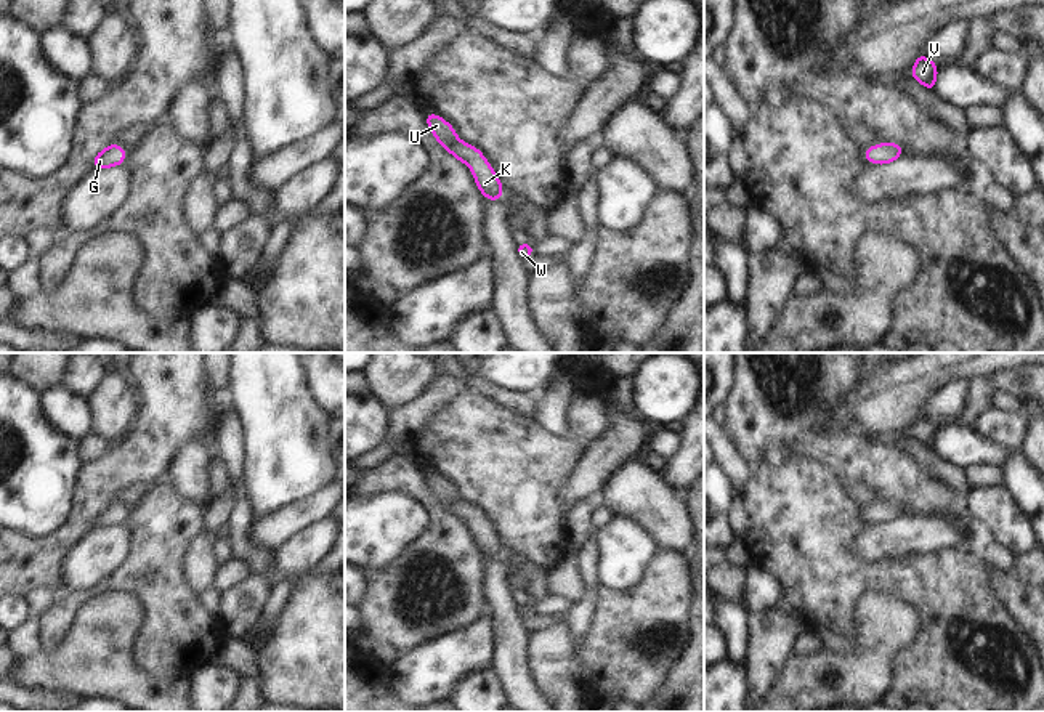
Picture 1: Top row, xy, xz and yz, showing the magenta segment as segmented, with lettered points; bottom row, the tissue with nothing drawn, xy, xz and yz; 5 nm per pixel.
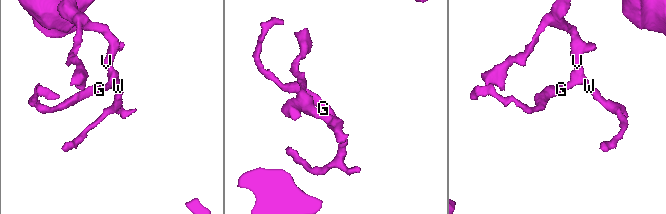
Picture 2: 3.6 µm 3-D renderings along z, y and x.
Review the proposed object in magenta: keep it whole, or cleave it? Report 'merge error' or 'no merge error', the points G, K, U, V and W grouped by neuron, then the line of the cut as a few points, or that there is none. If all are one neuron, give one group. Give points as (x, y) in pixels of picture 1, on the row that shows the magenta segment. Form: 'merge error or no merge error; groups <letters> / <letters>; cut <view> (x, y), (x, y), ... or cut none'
no merge error; groups G K U V W; cut none

